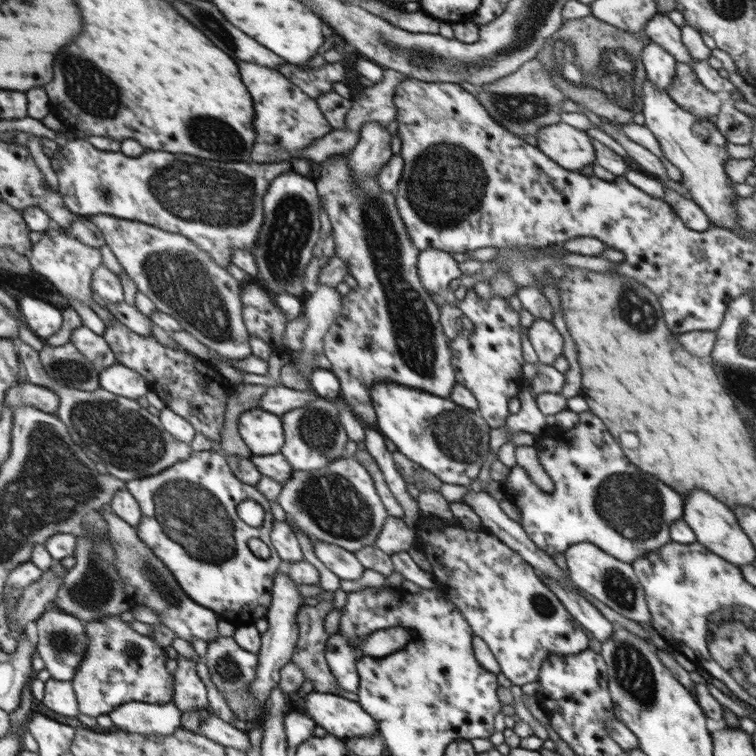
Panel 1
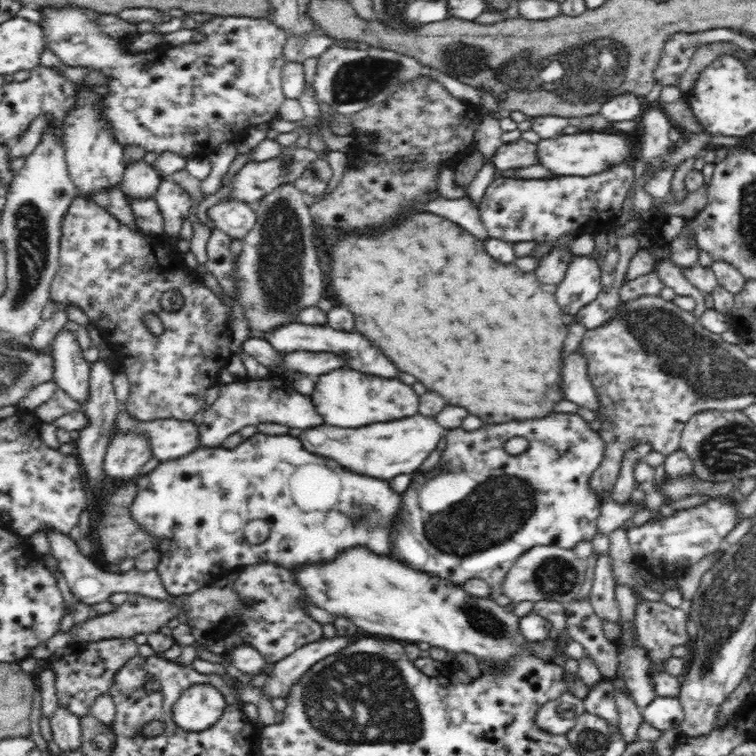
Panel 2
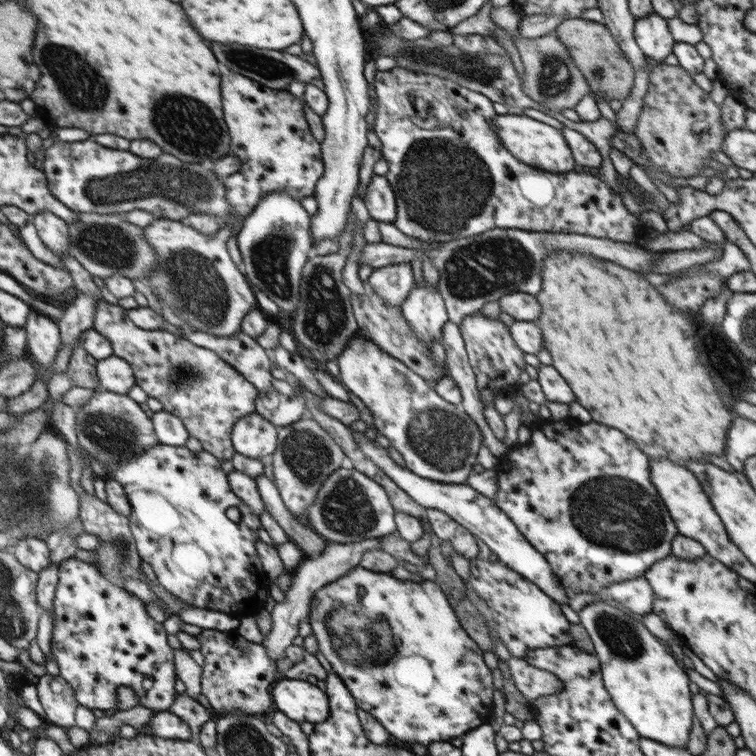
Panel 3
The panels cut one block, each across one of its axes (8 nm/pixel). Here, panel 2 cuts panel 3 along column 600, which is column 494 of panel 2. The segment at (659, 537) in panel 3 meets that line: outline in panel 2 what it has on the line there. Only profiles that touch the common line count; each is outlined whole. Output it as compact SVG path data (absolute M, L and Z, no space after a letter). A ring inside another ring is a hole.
M553 413L550 417L546 418L534 418L534 420L510 420L506 424L484 424L479 430L474 430L474 432L468 432L468 430L463 430L458 428L456 430L450 429L447 430L446 434L446 449L441 455L440 462L438 466L426 476L422 476L422 472L416 472L416 486L410 484L410 488L405 490L400 494L401 496L401 510L397 515L397 518L394 519L394 530L392 530L392 556L400 562L406 562L410 568L414 570L422 570L422 572L432 572L440 578L446 578L446 580L452 581L454 584L463 585L468 578L482 578L486 580L490 586L493 593L497 594L500 591L501 584L504 582L505 574L509 571L509 568L516 562L518 556L522 556L526 550L534 548L534 546L558 546L560 548L573 549L578 542L582 540L591 541L594 538L595 533L597 532L597 520L600 517L600 508L602 507L603 501L599 499L599 496L589 487L589 478L591 474L600 467L600 463L604 458L605 451L605 441L599 436L598 432L595 432L590 428L589 424L577 414L558 414ZM514 437L525 438L529 443L528 449L525 452L522 452L517 455L510 455L505 450L505 444ZM422 524L426 526L426 538L434 544L434 546L426 546L426 544L420 544L420 542L412 542L410 544L410 538L414 538L414 534L418 534L418 530L422 530Z

